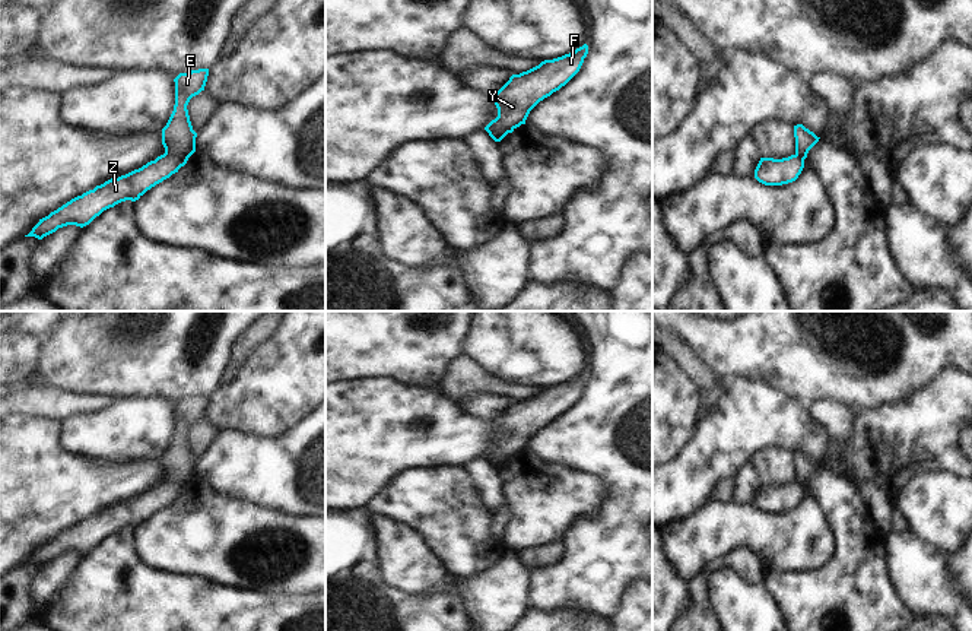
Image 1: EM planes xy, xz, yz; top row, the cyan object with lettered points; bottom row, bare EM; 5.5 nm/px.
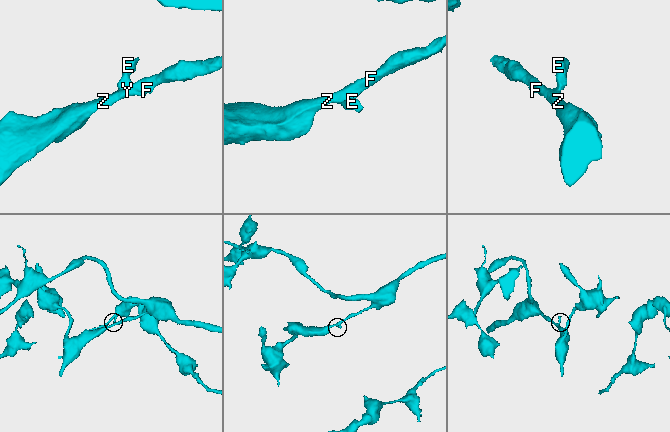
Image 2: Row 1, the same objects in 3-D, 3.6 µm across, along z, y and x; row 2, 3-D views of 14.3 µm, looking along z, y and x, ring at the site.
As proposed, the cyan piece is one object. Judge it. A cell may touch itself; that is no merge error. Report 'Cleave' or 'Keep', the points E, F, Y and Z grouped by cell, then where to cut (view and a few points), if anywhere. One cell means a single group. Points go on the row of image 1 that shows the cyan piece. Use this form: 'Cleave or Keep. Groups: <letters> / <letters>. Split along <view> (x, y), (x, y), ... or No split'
Cleave. Groups: E / F Y Z. Split along xy (164, 154), (172, 157), (190, 155)

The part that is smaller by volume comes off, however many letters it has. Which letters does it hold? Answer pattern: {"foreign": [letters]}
{"foreign": ["E"]}

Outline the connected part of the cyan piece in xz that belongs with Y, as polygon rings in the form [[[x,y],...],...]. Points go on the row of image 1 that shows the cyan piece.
[[[588,45],[576,48],[553,60],[544,60],[539,66],[512,74],[509,80],[495,92],[498,117],[485,130],[517,129],[525,124],[530,111],[544,98],[565,86],[581,69],[588,54]]]

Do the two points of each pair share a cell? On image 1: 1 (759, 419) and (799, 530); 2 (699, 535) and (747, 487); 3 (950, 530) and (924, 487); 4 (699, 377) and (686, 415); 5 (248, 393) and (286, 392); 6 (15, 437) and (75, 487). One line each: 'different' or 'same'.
1: different
2: different
3: same
4: different
5: same
6: same

